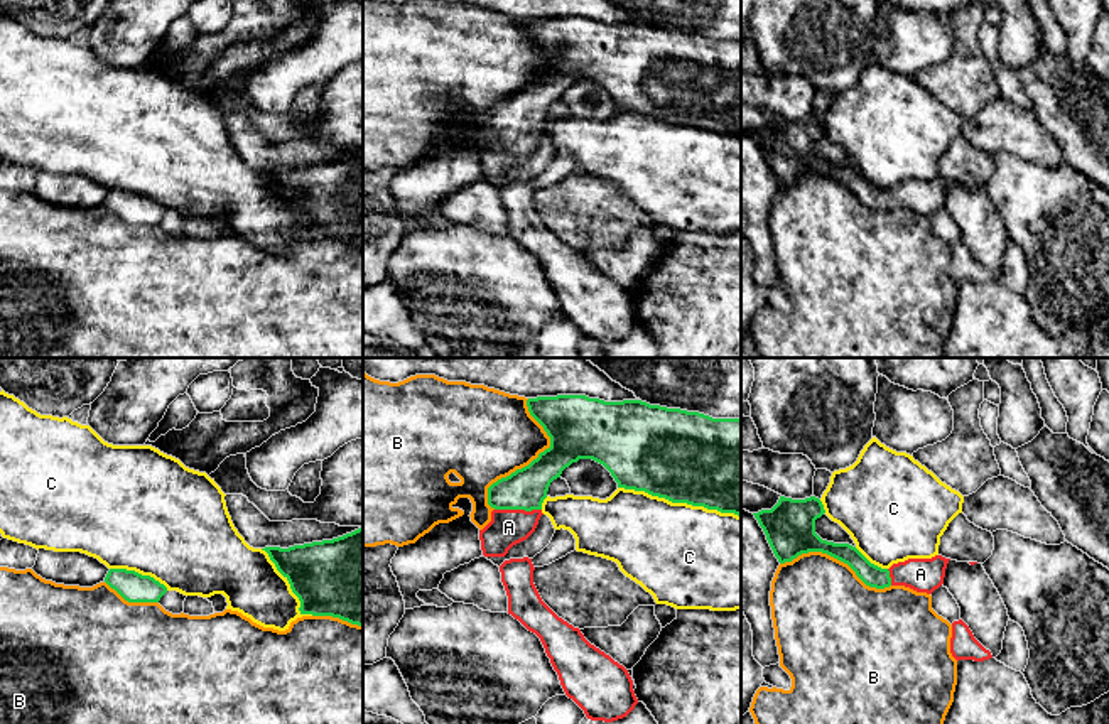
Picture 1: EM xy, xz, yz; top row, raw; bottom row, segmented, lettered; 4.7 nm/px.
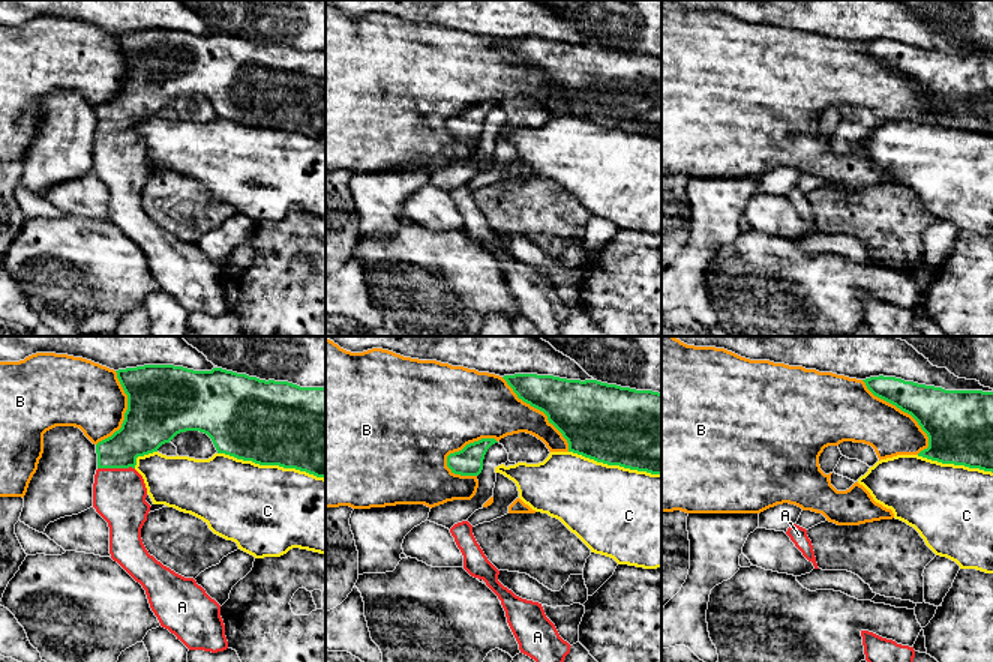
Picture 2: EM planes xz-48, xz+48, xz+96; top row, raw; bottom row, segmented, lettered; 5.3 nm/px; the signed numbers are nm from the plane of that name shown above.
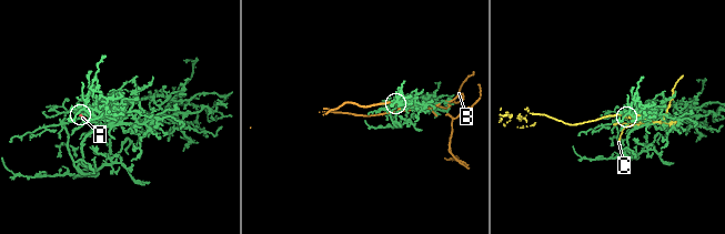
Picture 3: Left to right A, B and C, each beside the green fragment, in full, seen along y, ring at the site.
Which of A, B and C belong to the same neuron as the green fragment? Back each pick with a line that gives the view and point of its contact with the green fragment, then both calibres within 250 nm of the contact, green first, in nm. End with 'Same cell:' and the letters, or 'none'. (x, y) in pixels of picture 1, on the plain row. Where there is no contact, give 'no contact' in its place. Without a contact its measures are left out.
A: meets green in xz at (519, 130); 200 nm thick on the green side, 180 nm on the other
Same cell: A

